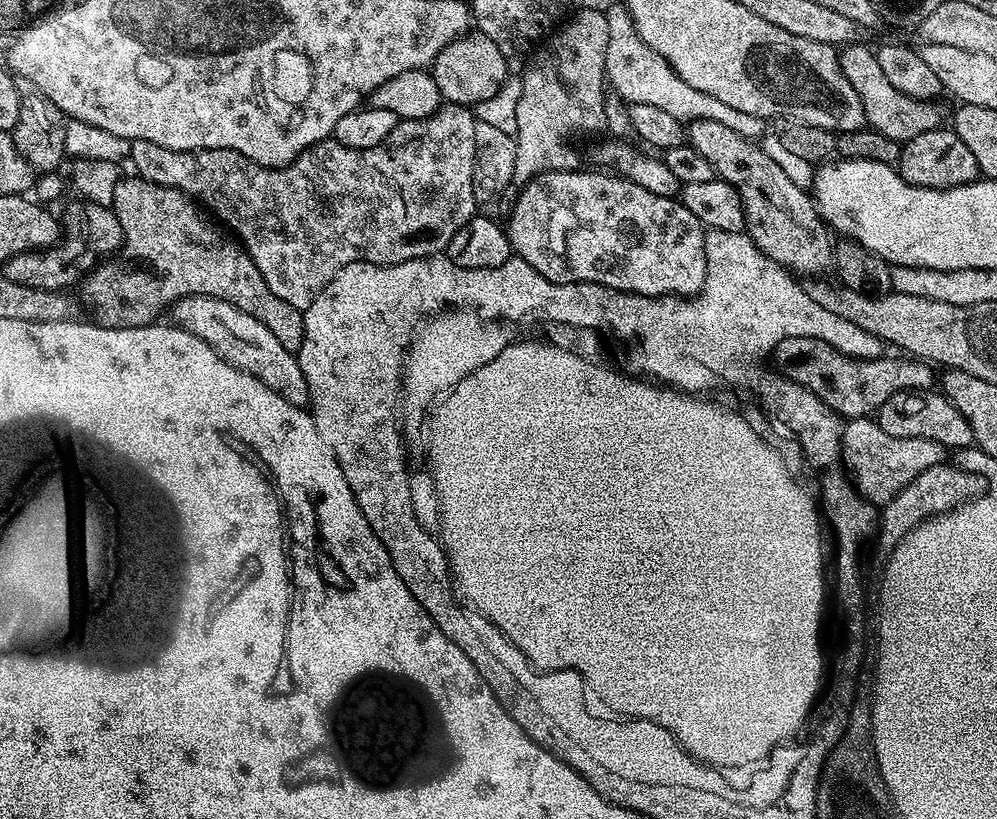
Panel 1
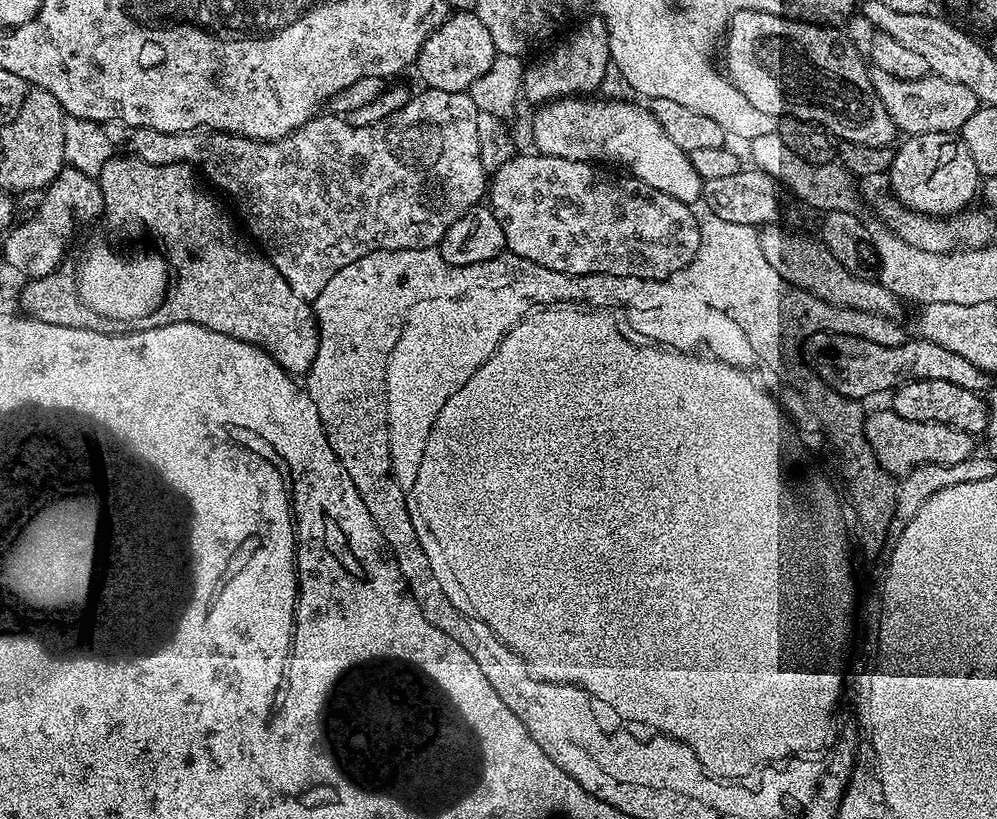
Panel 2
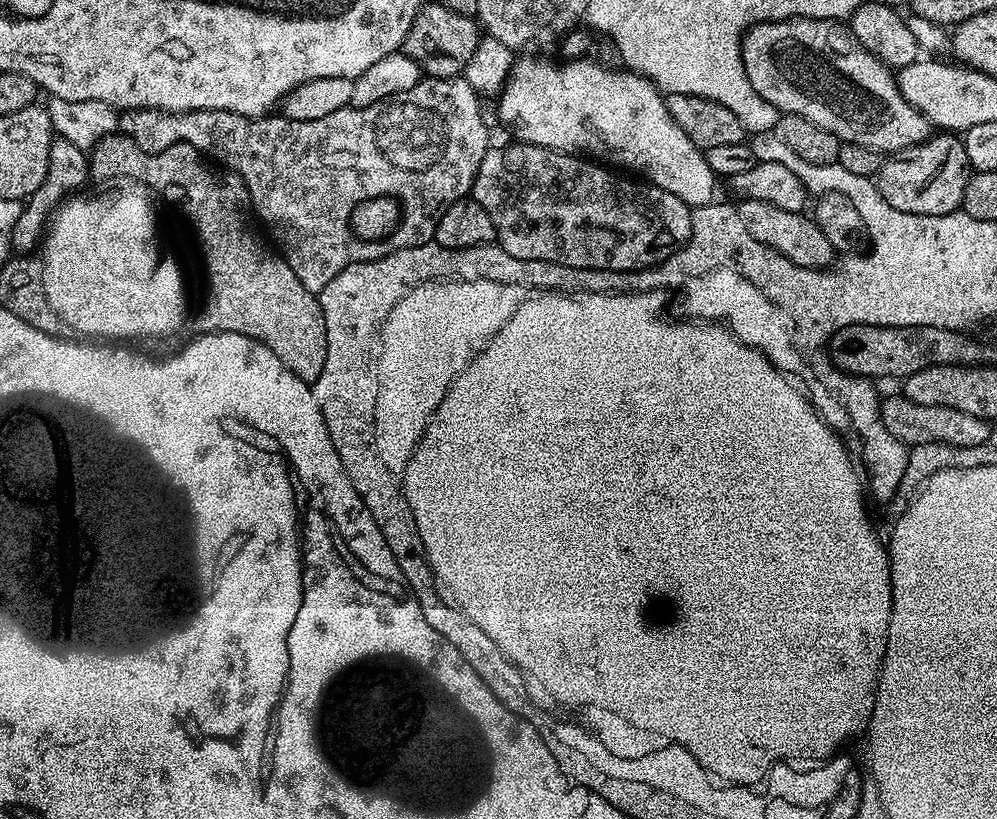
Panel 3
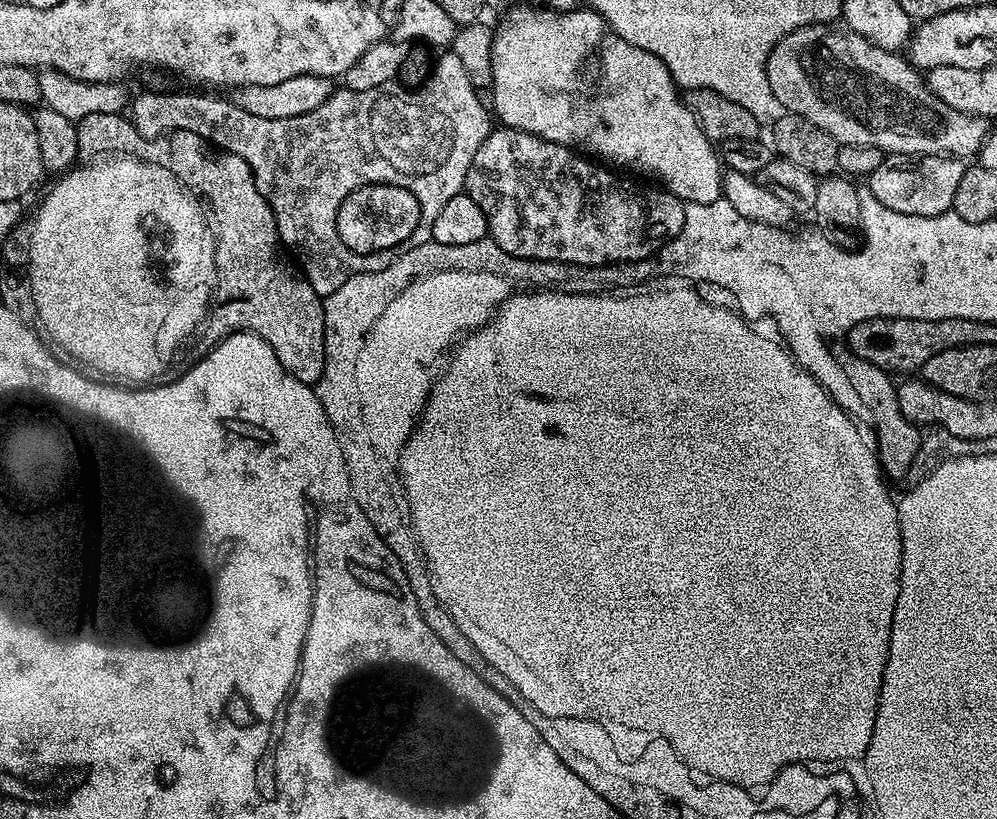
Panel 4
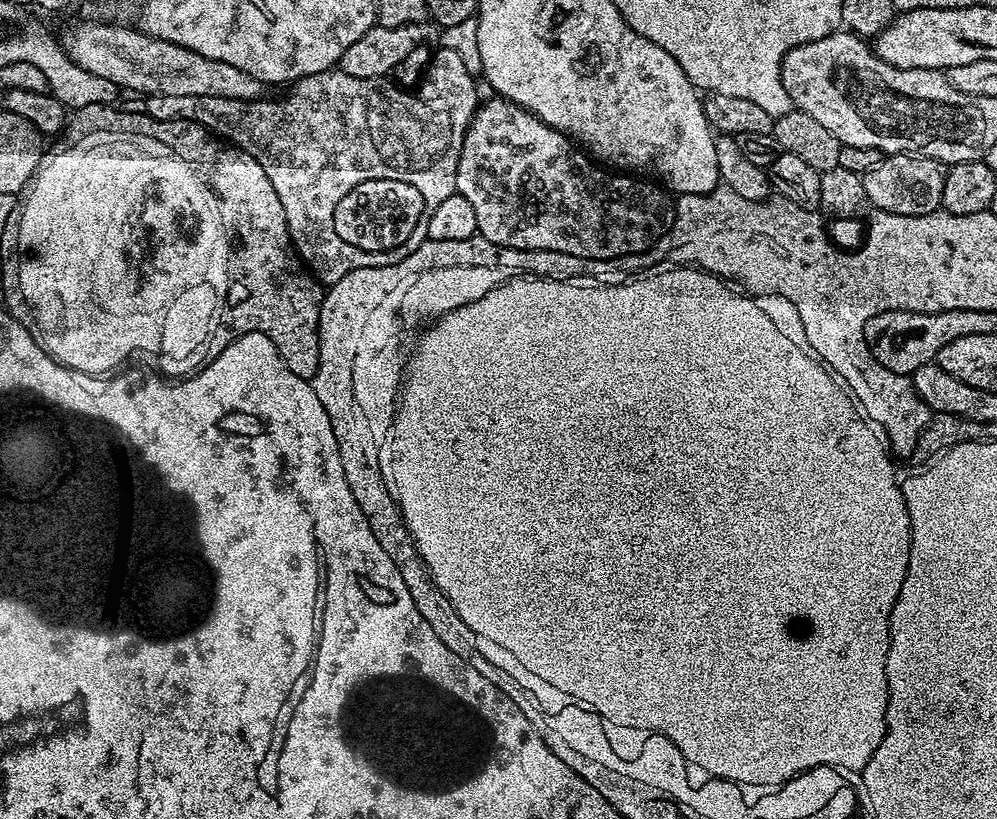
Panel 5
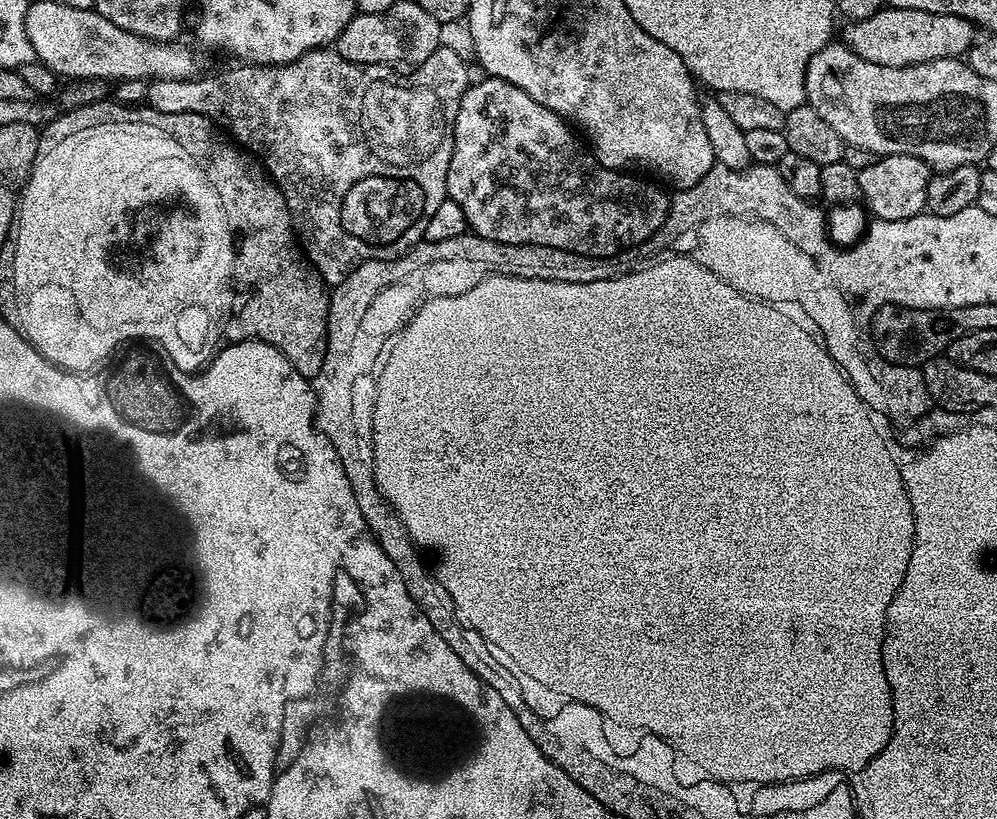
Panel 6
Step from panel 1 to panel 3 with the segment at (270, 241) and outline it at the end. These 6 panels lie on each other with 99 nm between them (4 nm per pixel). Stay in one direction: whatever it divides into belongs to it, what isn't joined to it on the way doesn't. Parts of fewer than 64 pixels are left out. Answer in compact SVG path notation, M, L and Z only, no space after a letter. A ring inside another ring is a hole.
M451 76L450 78L421 78L409 92L392 96L389 100L374 102L370 106L362 106L361 108L345 107L326 115L324 118L317 118L313 121L292 121L288 120L283 114L269 114L267 116L255 117L234 114L226 110L163 112L157 108L138 108L131 113L132 121L129 122L129 129L127 128L127 131L138 148L145 152L166 150L168 146L174 146L175 143L189 143L190 146L197 148L205 157L215 161L217 165L223 166L225 169L231 170L236 175L241 176L248 191L248 202L255 219L257 216L268 227L268 232L272 235L273 242L280 247L277 248L279 255L283 256L285 262L290 266L290 270L294 270L298 282L302 282L302 286L306 286L306 290L318 294L324 289L326 282L330 282L330 278L334 278L342 270L346 270L346 266L357 264L358 262L377 260L391 252L406 250L410 246L429 243L435 237L436 223L438 222L438 218L442 218L445 208L448 208L454 202L465 199L471 193L472 183L478 174L478 166L482 166L482 158L488 153L490 147L490 141L488 141L490 128L482 122L478 114L477 105L479 98L480 96L477 95L474 89L460 76ZM374 194L380 194L384 200L394 202L402 210L402 214L404 214L404 224L398 230L396 238L392 238L392 242L390 244L384 244L384 246L364 246L364 244L352 240L348 236L348 230L346 230L346 216L348 216L348 210L350 210L352 202L356 202L360 198L374 196Z

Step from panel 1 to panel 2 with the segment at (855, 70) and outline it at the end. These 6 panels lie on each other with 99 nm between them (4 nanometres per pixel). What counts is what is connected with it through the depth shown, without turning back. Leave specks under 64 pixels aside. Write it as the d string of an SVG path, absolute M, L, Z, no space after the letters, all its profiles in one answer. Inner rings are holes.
M872 68L870 75L878 98L882 98L882 106L886 106L897 129L908 136L927 132L959 133L966 118L970 118L970 114L981 107L979 98L974 90L970 90L970 86L962 86L962 82L950 82L935 74L924 76L921 80L903 80L894 78L894 74L886 74L886 70Z

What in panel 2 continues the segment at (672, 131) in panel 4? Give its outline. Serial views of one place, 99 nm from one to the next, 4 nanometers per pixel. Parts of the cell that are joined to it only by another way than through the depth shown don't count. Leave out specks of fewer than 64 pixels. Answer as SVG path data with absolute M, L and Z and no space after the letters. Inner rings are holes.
M573 94L570 96L562 96L562 97L560 97L559 100L550 100L546 104L539 105L539 107L537 107L535 109L535 111L533 111L536 113L534 113L532 116L532 144L531 144L531 147L533 149L535 149L535 151L539 152L540 155L542 155L542 156L553 156L554 158L570 158L574 162L586 162L587 164L591 164L593 162L599 162L601 165L604 165L604 166L612 166L612 165L608 165L608 164L621 164L621 166L624 167L621 169L623 169L623 171L625 173L635 176L636 179L641 180L642 182L646 182L646 186L654 186L654 190L662 190L662 194L670 194L670 198L678 198L678 202L682 202L683 204L687 204L689 206L696 206L696 204L699 205L701 203L702 193L704 190L704 181L701 180L700 175L698 174L698 170L694 170L694 166L692 165L691 155L689 155L689 153L687 153L687 152L683 152L683 150L681 148L679 148L678 146L674 146L674 141L669 137L669 135L666 134L666 130L662 130L662 126L658 126L658 118L654 118L654 114L652 113L651 110L649 110L647 107L645 107L645 105L643 108L643 106L640 104L631 104L631 102L628 100L592 100L592 99L596 99L596 98L589 98L587 95L584 95L584 94Z

